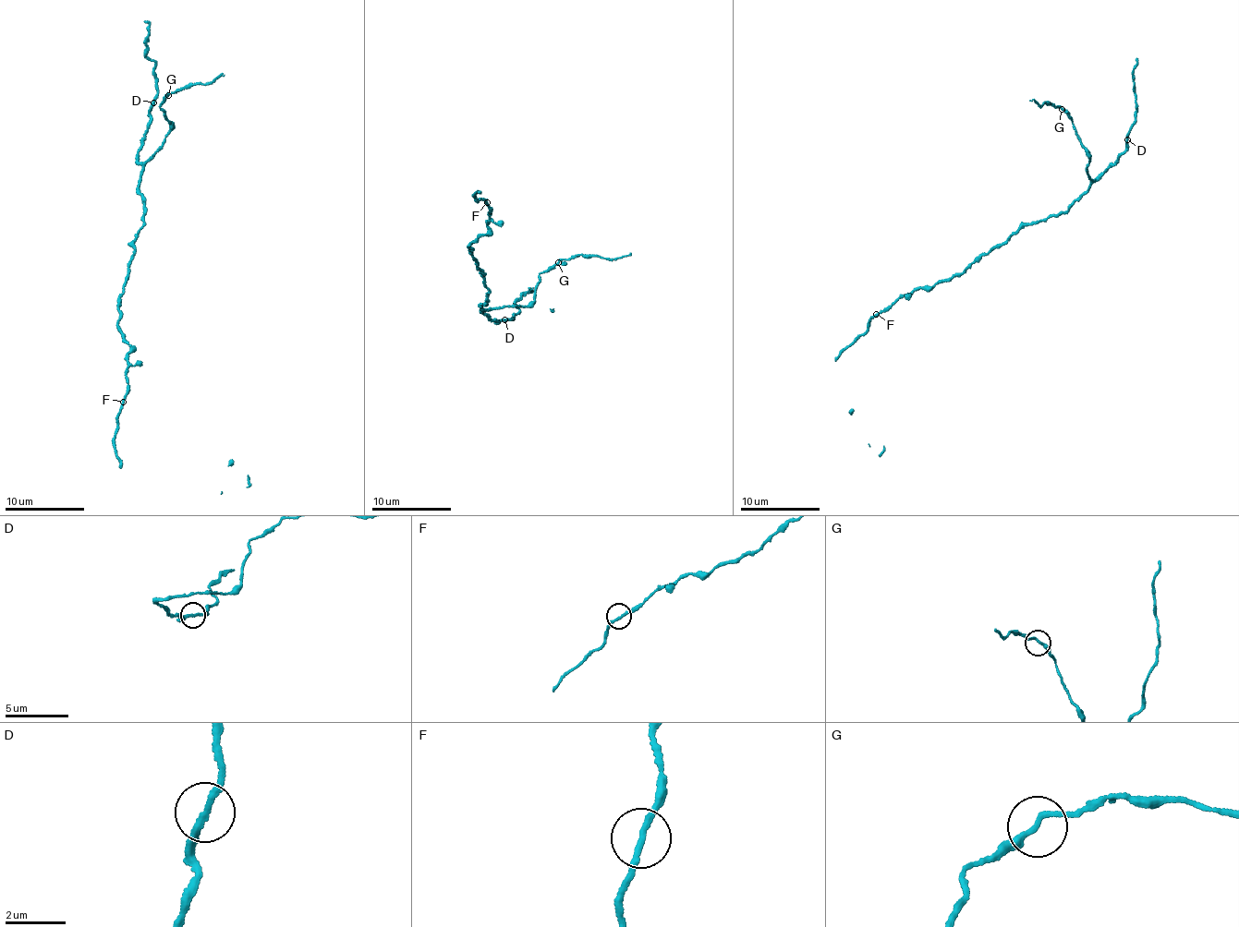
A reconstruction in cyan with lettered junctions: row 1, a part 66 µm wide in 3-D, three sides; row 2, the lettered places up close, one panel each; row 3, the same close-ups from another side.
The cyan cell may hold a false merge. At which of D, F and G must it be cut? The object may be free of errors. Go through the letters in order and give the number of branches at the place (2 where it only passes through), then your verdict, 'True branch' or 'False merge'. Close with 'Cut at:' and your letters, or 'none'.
D: Branches: 2. True branch
F: Branches: 2. True branch
G: Branches: 2. True branch
Cut at: none

